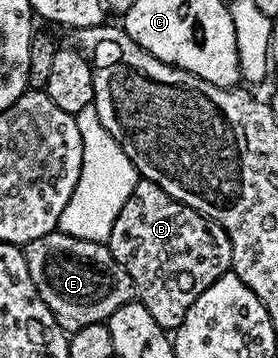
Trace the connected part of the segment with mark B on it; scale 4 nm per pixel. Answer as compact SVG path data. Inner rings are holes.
M140 178L135 185L135 192L125 201L121 213L117 213L117 221L111 230L109 246L113 257L129 273L134 290L137 292L138 302L149 309L153 321L165 329L174 329L181 325L189 305L213 285L223 275L231 271L231 242L212 219L207 219L192 207L186 207L181 201L169 197L165 189L148 179Z

